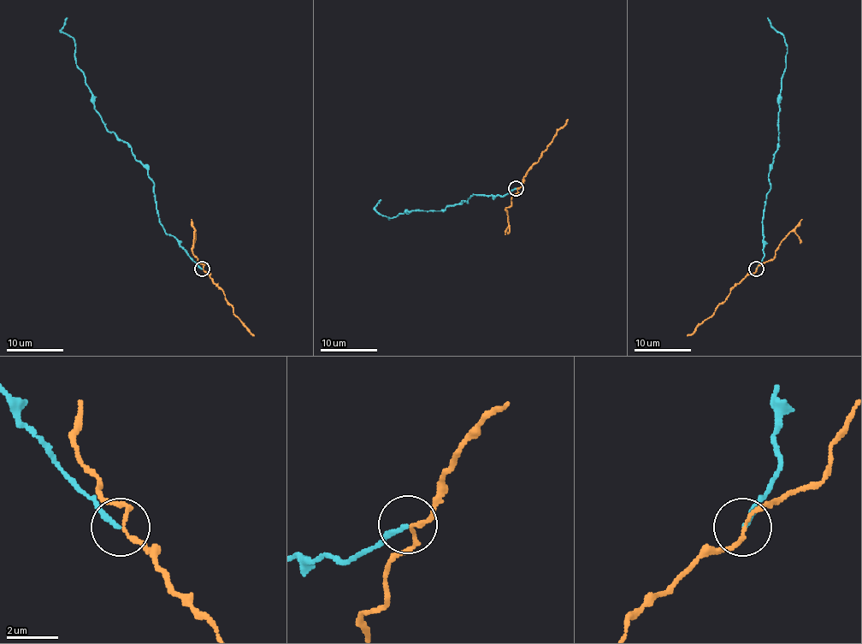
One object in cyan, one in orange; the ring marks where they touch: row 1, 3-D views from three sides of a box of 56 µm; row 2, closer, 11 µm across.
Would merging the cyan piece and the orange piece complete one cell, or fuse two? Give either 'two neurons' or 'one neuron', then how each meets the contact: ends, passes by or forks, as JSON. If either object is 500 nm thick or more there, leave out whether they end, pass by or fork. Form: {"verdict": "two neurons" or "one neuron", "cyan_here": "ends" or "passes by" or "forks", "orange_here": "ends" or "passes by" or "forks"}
{"verdict": "two neurons", "cyan_here": "ends", "orange_here": "passes by"}

